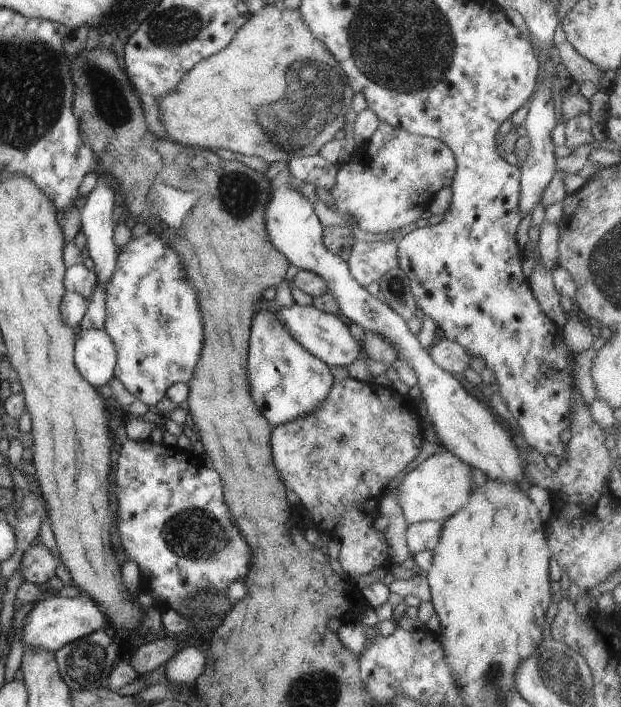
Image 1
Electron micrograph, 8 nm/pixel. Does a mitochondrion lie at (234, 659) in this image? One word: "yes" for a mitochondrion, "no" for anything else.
no

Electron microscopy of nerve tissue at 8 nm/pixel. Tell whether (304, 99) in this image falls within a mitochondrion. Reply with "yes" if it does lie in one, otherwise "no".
yes

